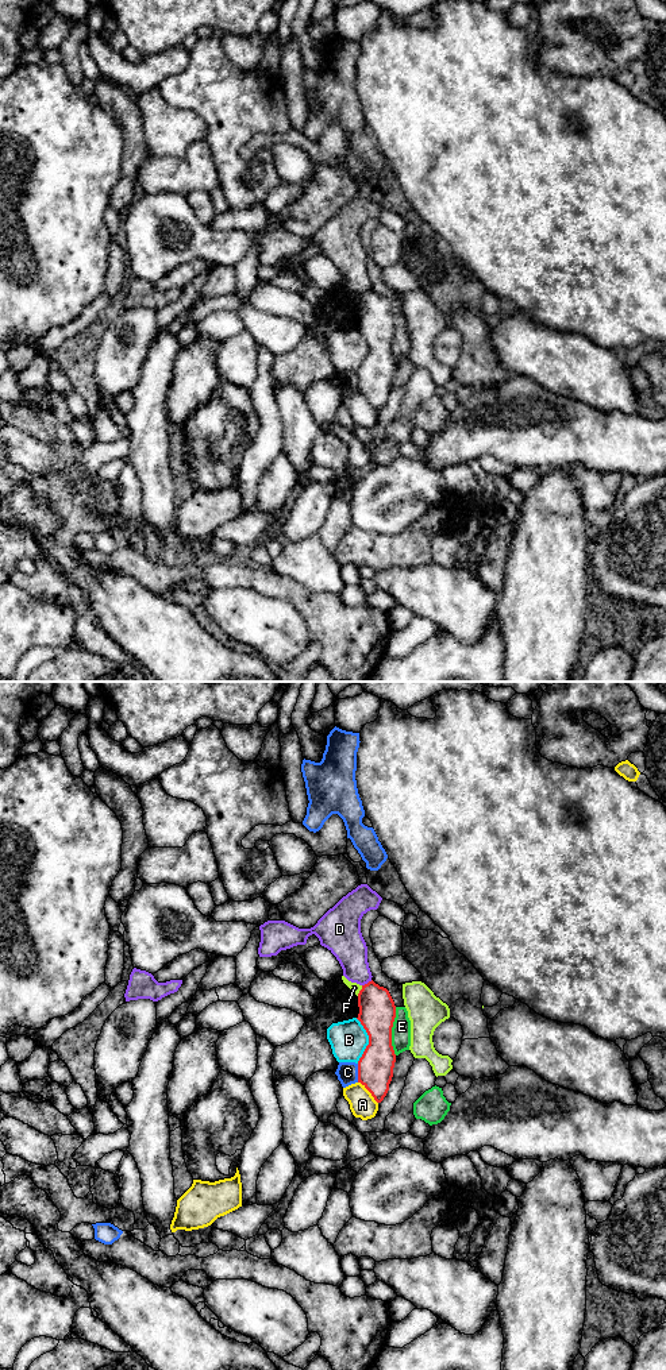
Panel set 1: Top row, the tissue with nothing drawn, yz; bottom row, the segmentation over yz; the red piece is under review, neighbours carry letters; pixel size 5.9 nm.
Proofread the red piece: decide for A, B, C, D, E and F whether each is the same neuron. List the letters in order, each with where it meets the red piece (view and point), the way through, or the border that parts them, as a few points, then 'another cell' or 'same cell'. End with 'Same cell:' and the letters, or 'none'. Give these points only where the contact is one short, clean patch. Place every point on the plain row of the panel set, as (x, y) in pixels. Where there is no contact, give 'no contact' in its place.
A: yz (369, 400) | another cell
B: yz (369, 350) | along yz (355, 327), (368, 344), (368, 354), (358, 371) | another cell
C: yz (358, 382) | another cell
D: yz (368, 292) | along yz (372, 289), (362, 294) | another cell
E: yz (391, 340) | another cell
F: yz (360, 300) | another cell
Same cell: none

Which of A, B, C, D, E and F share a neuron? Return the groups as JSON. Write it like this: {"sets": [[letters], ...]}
{"sets": [["A"], ["B"], ["C"], ["D"], ["E"], ["F"]]}

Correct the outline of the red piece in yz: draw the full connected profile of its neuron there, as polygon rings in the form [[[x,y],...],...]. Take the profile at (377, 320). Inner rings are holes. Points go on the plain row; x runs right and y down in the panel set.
[[[373,289],[358,302],[358,329],[369,344],[369,354],[358,370],[358,391],[381,412],[389,400],[396,363],[392,355],[392,336],[396,314],[384,296]]]

